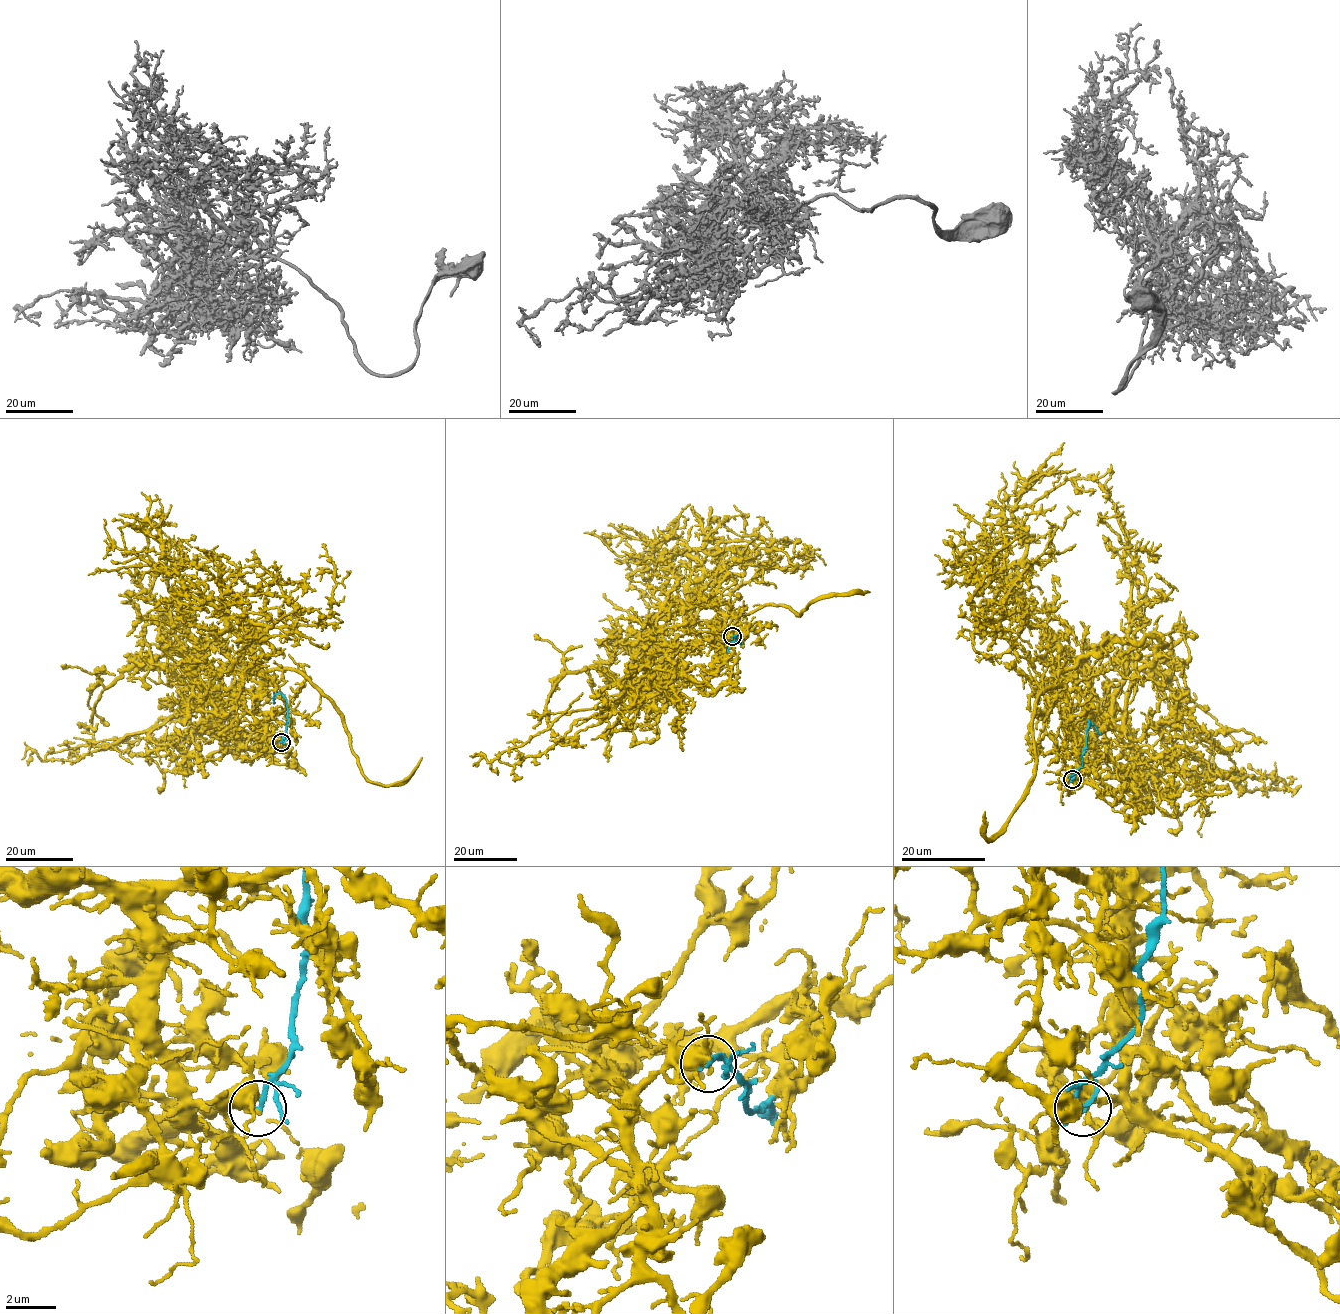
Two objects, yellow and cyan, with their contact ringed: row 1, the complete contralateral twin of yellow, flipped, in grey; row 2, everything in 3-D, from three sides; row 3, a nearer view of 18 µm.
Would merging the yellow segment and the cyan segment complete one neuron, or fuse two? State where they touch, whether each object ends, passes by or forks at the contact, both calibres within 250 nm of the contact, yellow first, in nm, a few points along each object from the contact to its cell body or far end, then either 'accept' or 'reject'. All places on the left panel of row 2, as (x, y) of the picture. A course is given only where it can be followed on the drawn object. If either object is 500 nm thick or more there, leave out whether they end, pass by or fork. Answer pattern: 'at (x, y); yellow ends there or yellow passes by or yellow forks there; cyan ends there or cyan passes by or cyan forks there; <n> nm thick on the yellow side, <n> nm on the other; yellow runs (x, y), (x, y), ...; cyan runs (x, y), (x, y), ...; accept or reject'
at (281, 742); yellow passes by; cyan ends there; 480 nm thick on the yellow side, 200 nm on the other; yellow runs (281, 742), (257, 709), (261, 673), (213, 633), (225, 613), (195, 598), (142, 529), (162, 514), (159, 501); cyan runs (281, 742), (286, 727), (286, 698), (278, 692), (273, 698), (274, 703); reject

